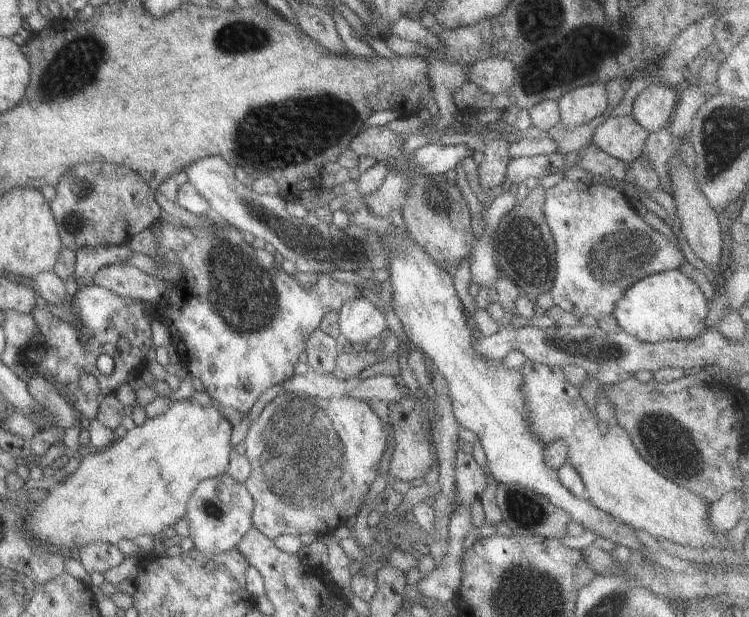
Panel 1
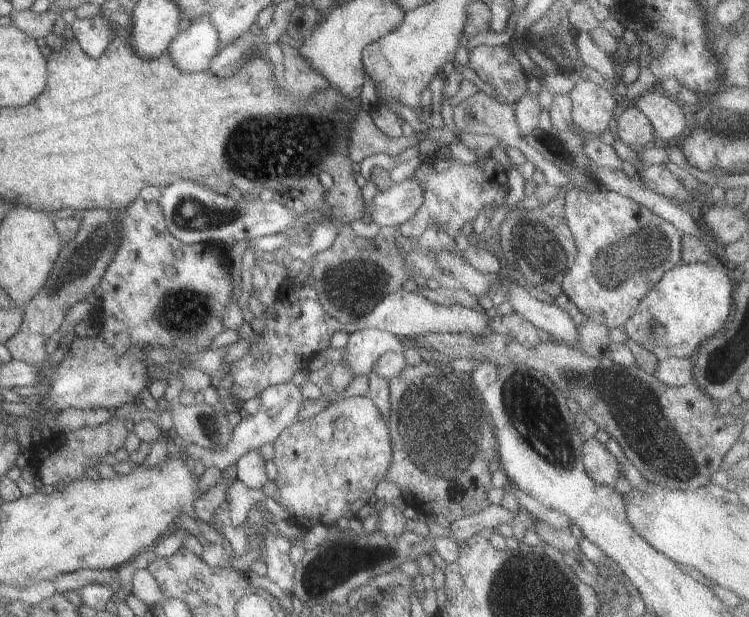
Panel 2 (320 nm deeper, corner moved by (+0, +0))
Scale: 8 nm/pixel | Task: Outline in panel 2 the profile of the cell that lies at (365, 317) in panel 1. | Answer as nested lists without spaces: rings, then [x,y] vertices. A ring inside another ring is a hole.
[[[361,328],[348,335],[341,362],[351,370],[353,377],[368,376],[375,360],[383,352],[402,351],[401,338],[375,328]]]

